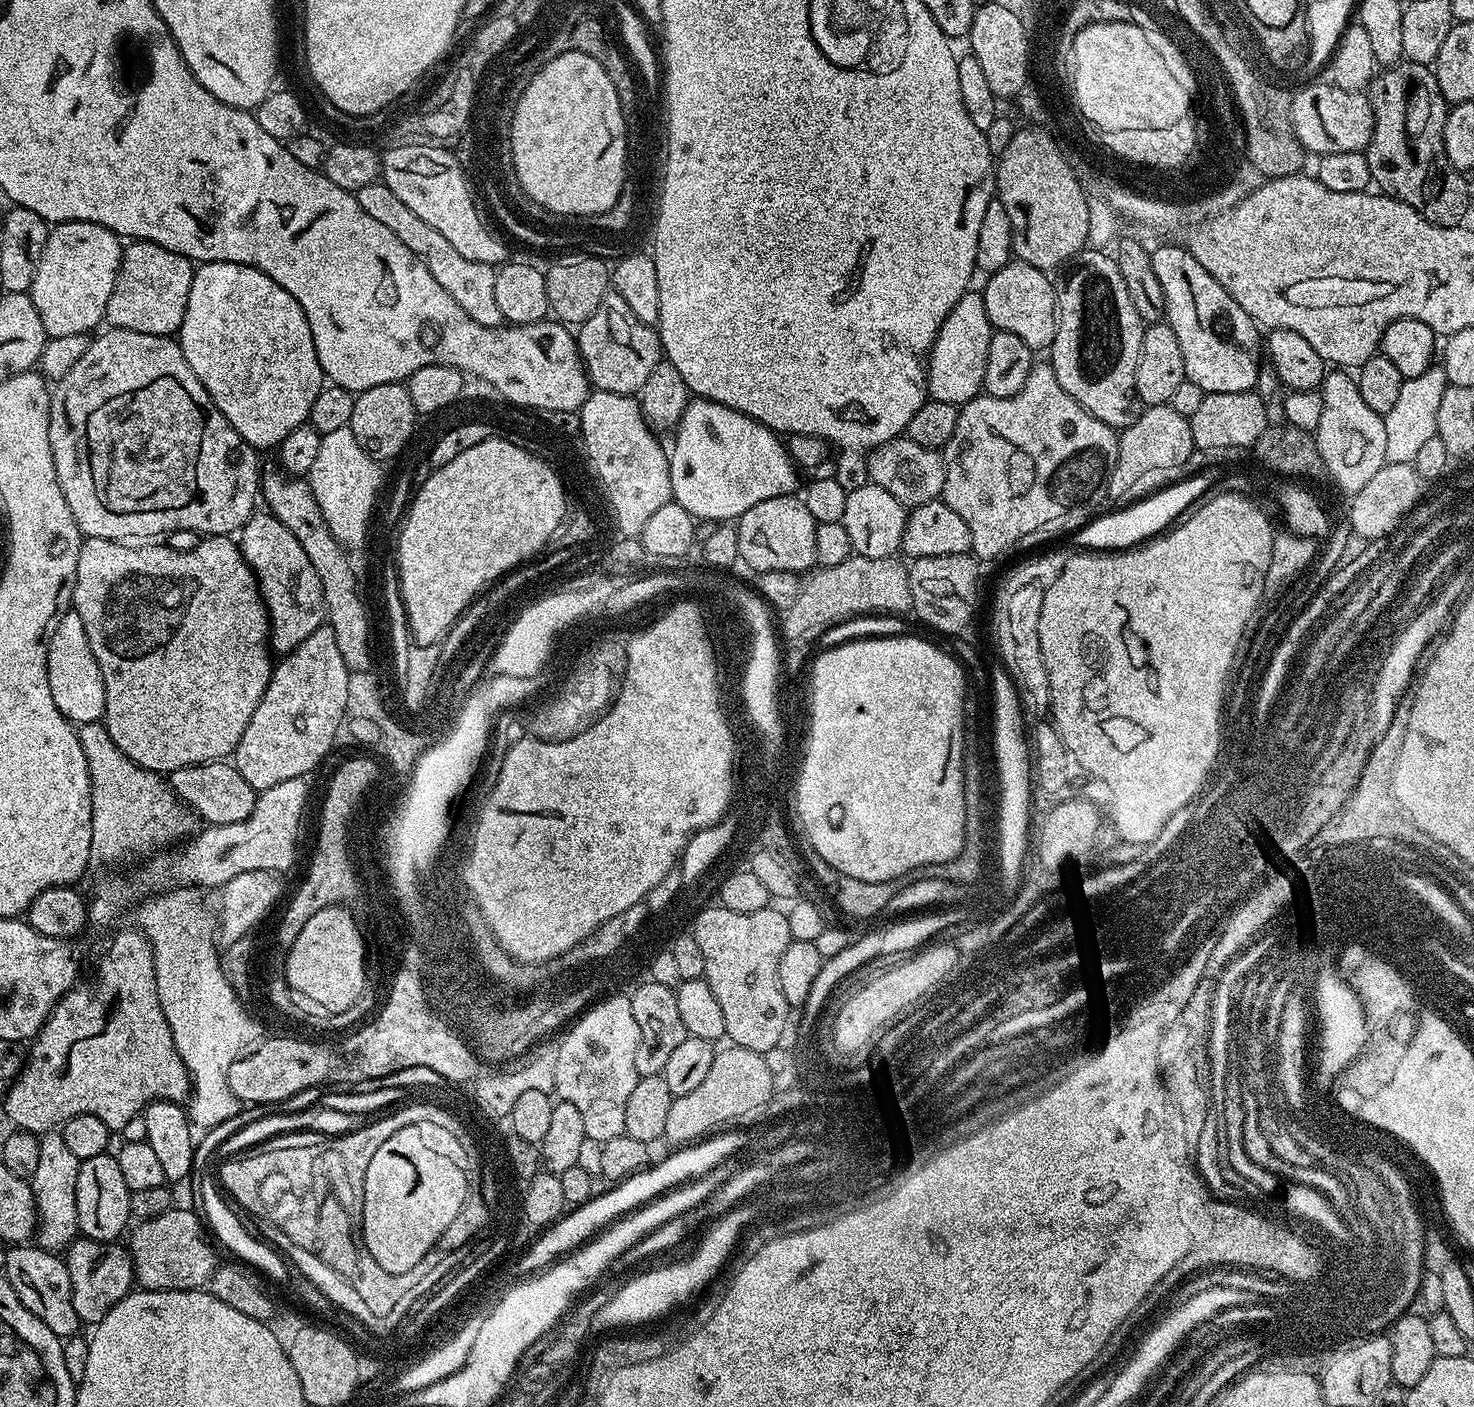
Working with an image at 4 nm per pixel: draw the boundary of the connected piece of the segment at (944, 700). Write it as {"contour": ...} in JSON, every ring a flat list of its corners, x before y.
{"contour":[[915,634,882,636,852,640,836,648,826,648,810,664,810,676,816,679,816,716,812,716,812,745,808,748,808,764,800,776,798,818,805,828,812,851,822,854,834,870,862,882,886,882,907,877,915,868,928,868,950,862,960,855,964,844,966,802,964,801,964,676,965,669,944,652,939,643,919,640]]}

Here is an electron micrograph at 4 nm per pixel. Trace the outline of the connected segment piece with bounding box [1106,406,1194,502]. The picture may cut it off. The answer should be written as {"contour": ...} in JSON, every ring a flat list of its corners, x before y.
{"contour":[[1171,406,1158,408,1145,407,1144,413,1137,415,1127,428,1119,433,1118,458,1114,470,1108,479,1106,496,1120,502,1126,490,1141,473,1149,469,1167,469,1181,465,1194,449,1192,443,1192,426,1189,417,1178,414]]}

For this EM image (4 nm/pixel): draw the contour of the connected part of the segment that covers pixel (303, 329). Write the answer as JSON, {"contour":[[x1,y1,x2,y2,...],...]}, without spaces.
{"contour":[[215,260,209,264,200,264,198,270,193,271,192,282,190,298,186,302,186,314,182,318,182,326,178,333,178,343,182,354,186,358,186,362,190,362,190,370,194,370,194,374,198,374,198,382,202,382,202,386,206,386,214,406,218,406,218,410,222,410,226,422,230,422,230,426,234,426,234,430,238,430,242,439,257,450,272,447,275,449,284,443,284,439,290,433,308,424,310,406,314,406,314,398,318,398,321,388,326,384,324,371,318,362,318,350,314,350,314,334,310,334,310,322,306,318,306,314,302,314,302,306,298,306,298,302,294,302,294,298,290,294,286,294,286,290,282,286,278,286,278,282,274,282,274,278,270,278,257,268]]}

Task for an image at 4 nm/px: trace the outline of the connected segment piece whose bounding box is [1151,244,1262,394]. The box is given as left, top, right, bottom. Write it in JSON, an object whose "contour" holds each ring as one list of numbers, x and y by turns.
{"contour":[[1164,244,1161,248,1151,249,1154,262,1154,274,1158,274,1158,282,1162,282,1164,295,1164,311,1166,323,1174,330,1178,338,1178,346,1182,346,1182,362,1184,375,1194,386,1202,386,1207,394,1210,392,1251,392,1257,387,1256,379,1262,361,1262,332,1256,321,1222,290,1219,282,1189,254,1187,247,1175,248,1172,244]]}

